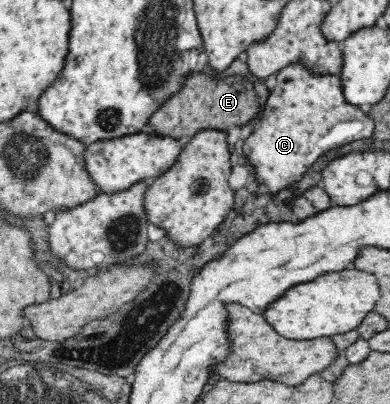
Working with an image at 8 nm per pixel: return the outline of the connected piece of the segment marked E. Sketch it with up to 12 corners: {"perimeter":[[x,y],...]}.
{"perimeter":[[191,71],[148,128],[192,137],[254,121],[259,98],[241,75]]}

